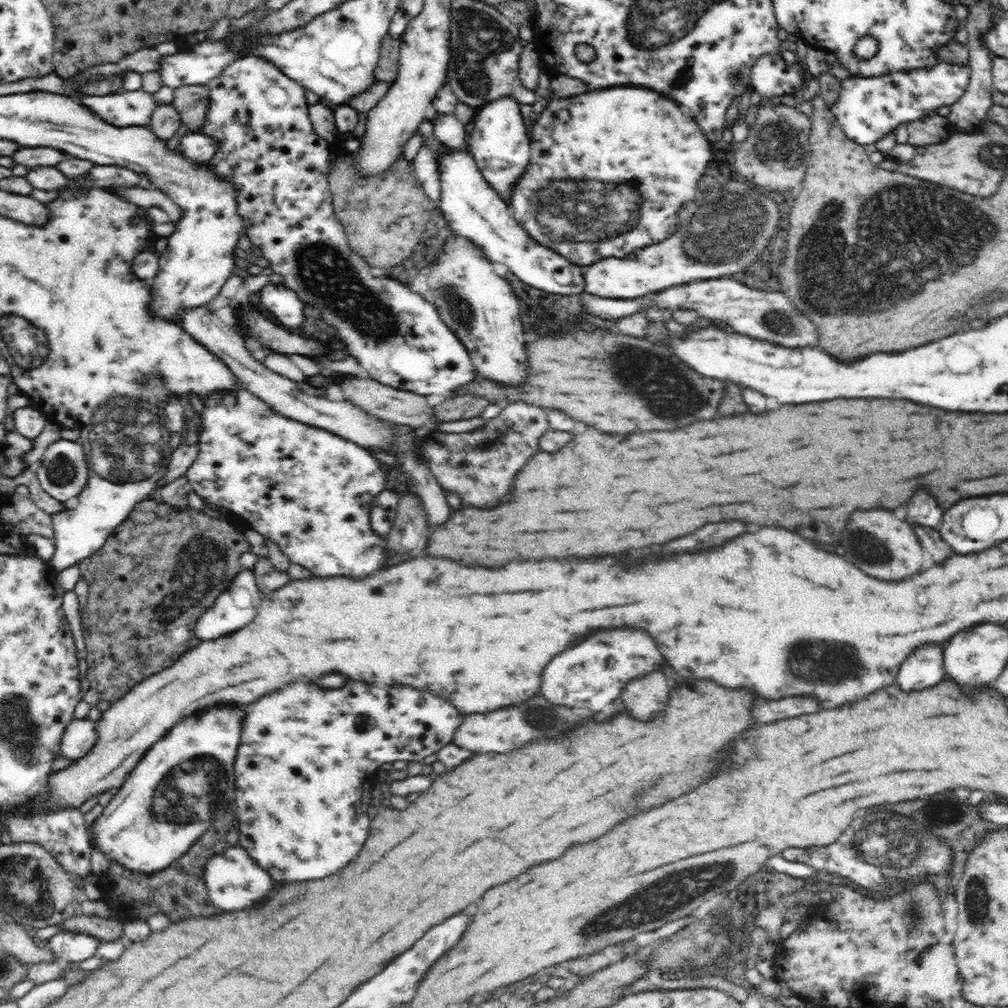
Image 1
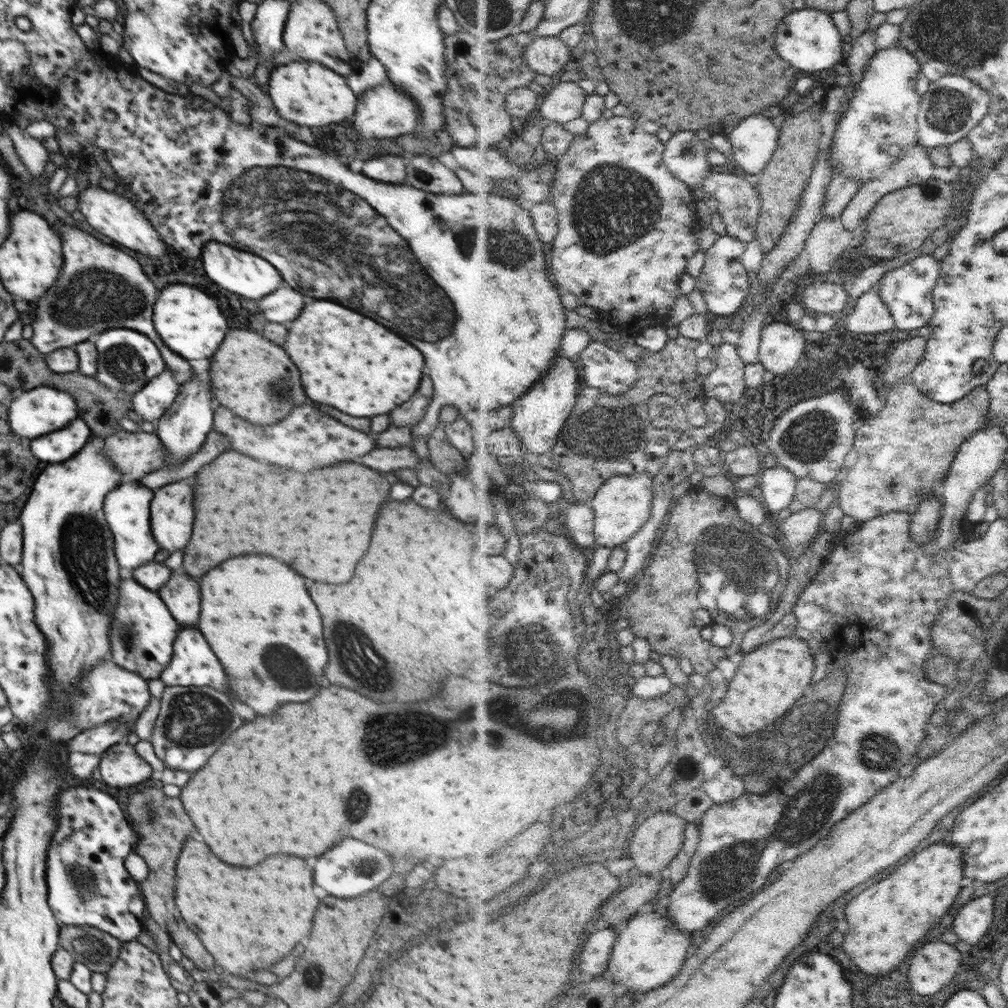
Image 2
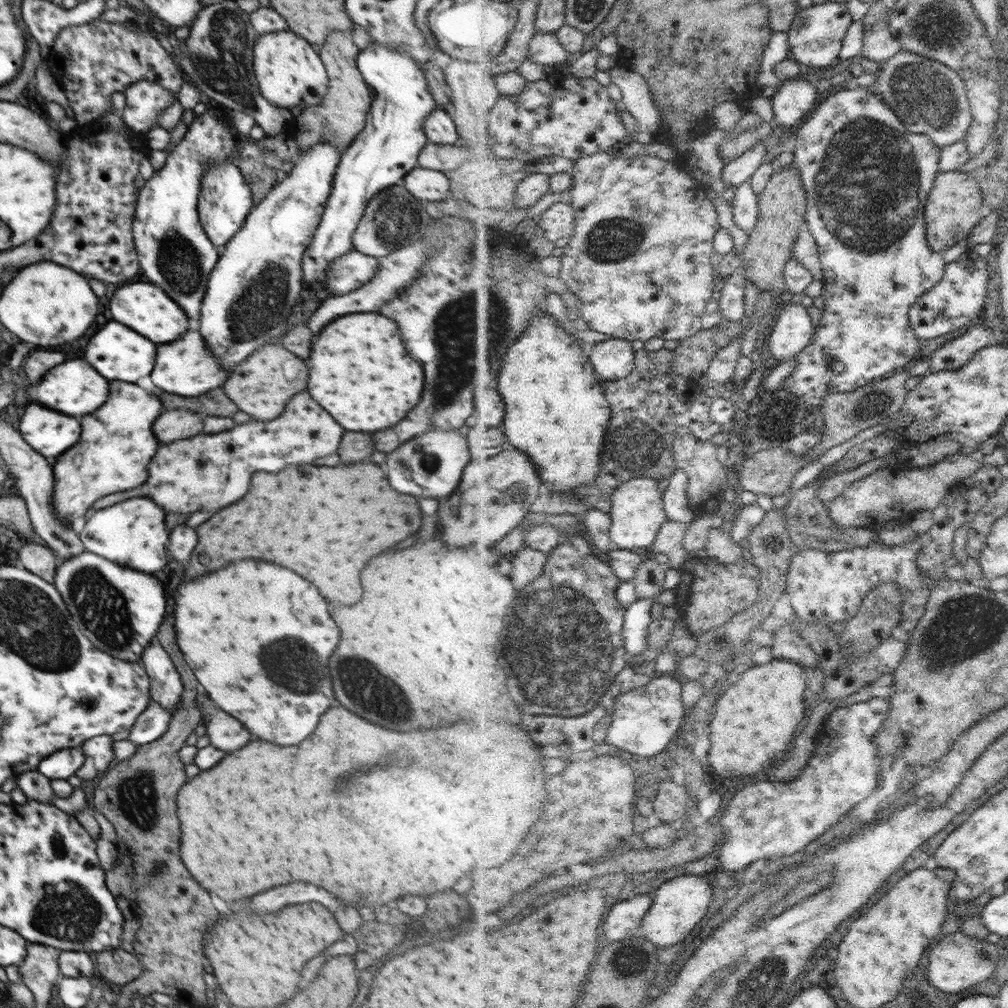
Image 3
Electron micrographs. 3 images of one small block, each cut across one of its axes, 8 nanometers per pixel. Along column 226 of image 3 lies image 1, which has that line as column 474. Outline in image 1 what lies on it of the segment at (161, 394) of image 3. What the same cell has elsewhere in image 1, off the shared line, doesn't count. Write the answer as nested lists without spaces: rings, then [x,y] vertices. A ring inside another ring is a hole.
[[[456,396],[436,406],[436,420],[450,422],[450,420],[468,420],[478,416],[488,406],[488,400],[476,396]]]

